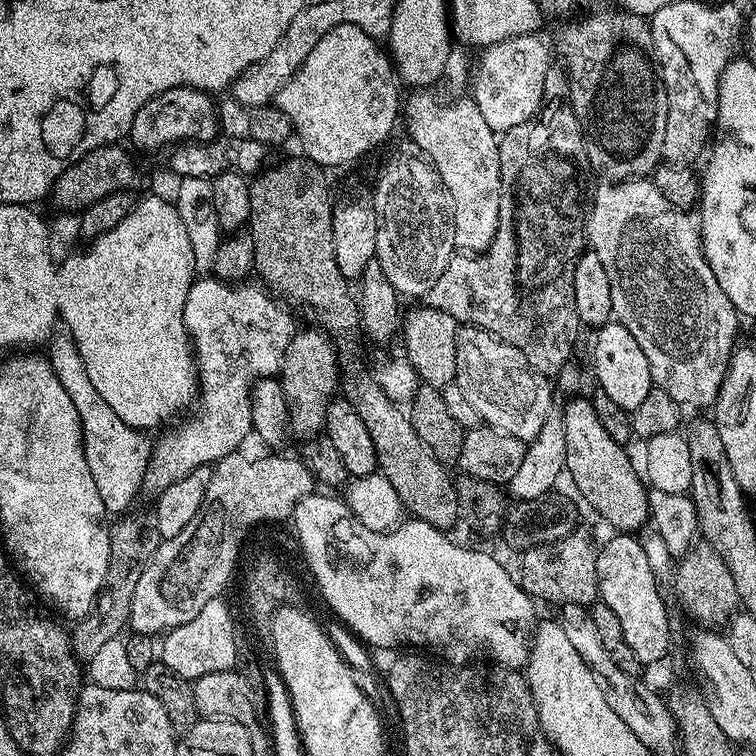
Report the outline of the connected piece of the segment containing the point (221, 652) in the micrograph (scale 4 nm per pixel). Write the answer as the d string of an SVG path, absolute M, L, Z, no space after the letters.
M224 598L206 602L195 618L190 618L186 626L178 626L163 633L158 644L159 663L170 666L174 674L195 682L204 674L218 674L222 670L233 670L236 664L236 626L232 622L232 612Z

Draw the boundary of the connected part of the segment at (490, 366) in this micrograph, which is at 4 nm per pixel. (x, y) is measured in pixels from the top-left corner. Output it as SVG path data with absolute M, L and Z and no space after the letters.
M464 326L456 334L456 378L454 383L478 410L481 421L510 438L525 442L536 440L552 408L553 385L549 377L540 376L514 346L484 328Z

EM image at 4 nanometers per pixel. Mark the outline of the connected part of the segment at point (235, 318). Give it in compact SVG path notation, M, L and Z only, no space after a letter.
M200 278L193 283L192 289L186 294L184 325L188 327L188 338L192 341L192 350L196 358L198 399L188 414L192 416L185 415L175 425L177 428L173 432L165 431L165 436L155 441L159 451L156 460L151 457L148 459L148 469L144 475L145 488L154 489L168 484L173 476L182 476L191 466L199 464L202 460L211 460L215 456L224 457L225 454L237 451L243 445L240 443L247 436L253 435L252 386L261 378L275 377L283 369L284 355L288 349L289 333L276 333L276 328L284 324L285 309L280 309L279 306L281 307L263 287L255 288L252 282L225 282L215 278Z

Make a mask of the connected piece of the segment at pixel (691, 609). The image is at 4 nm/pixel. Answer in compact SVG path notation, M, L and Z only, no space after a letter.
M693 543L685 556L679 557L674 568L676 580L676 596L684 607L684 612L696 623L708 630L716 630L727 625L732 617L737 615L741 607L738 598L738 586L734 586L734 577L726 570L726 562L709 544Z

